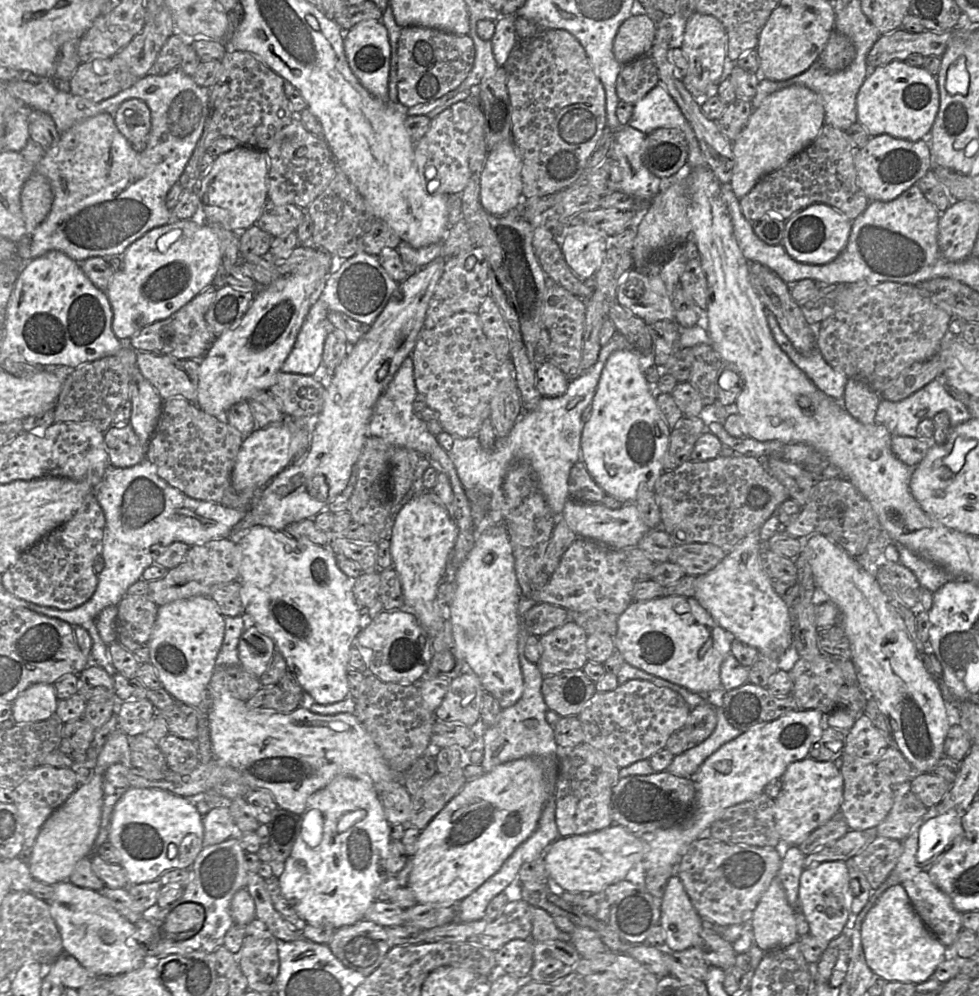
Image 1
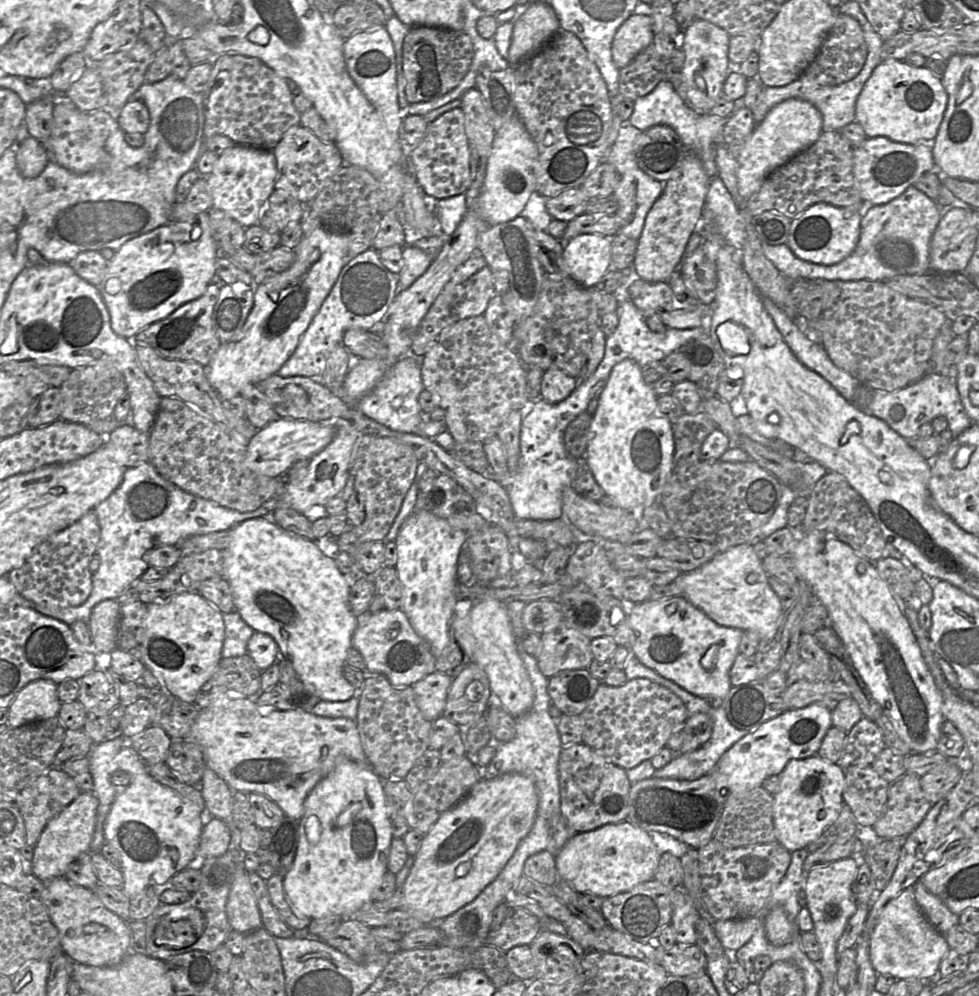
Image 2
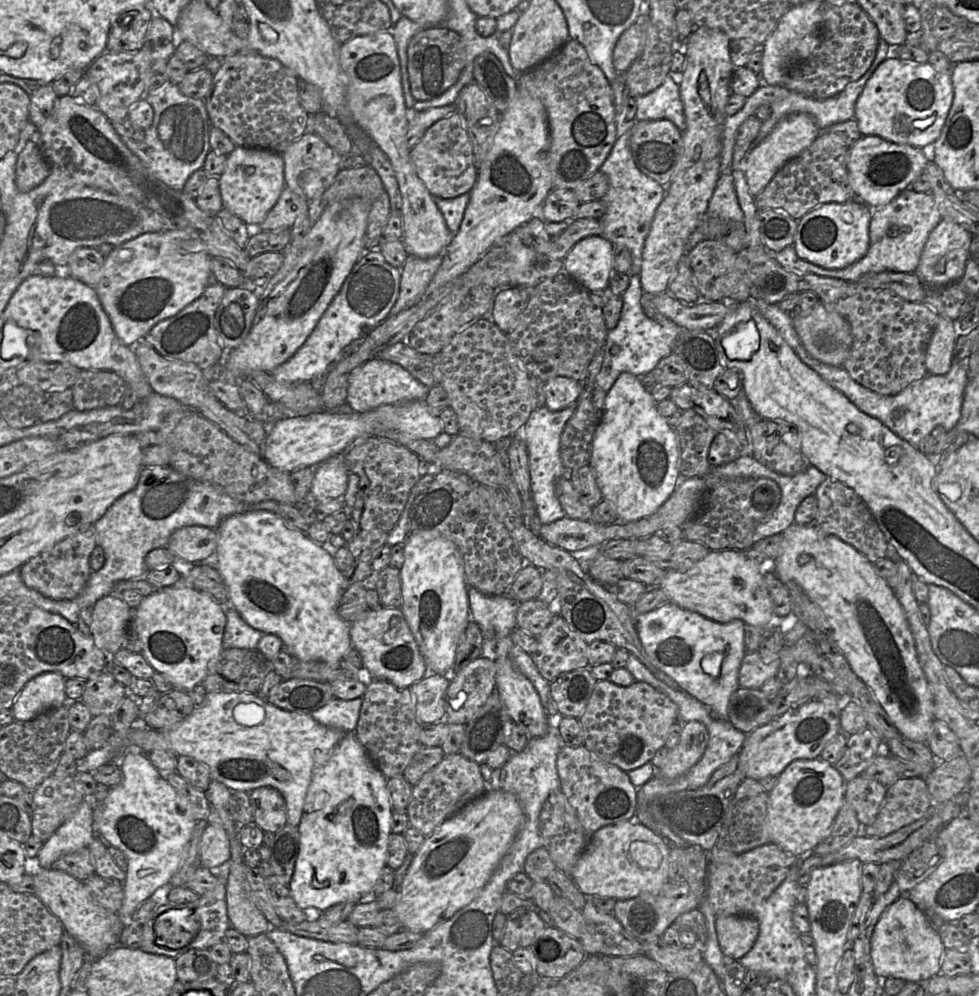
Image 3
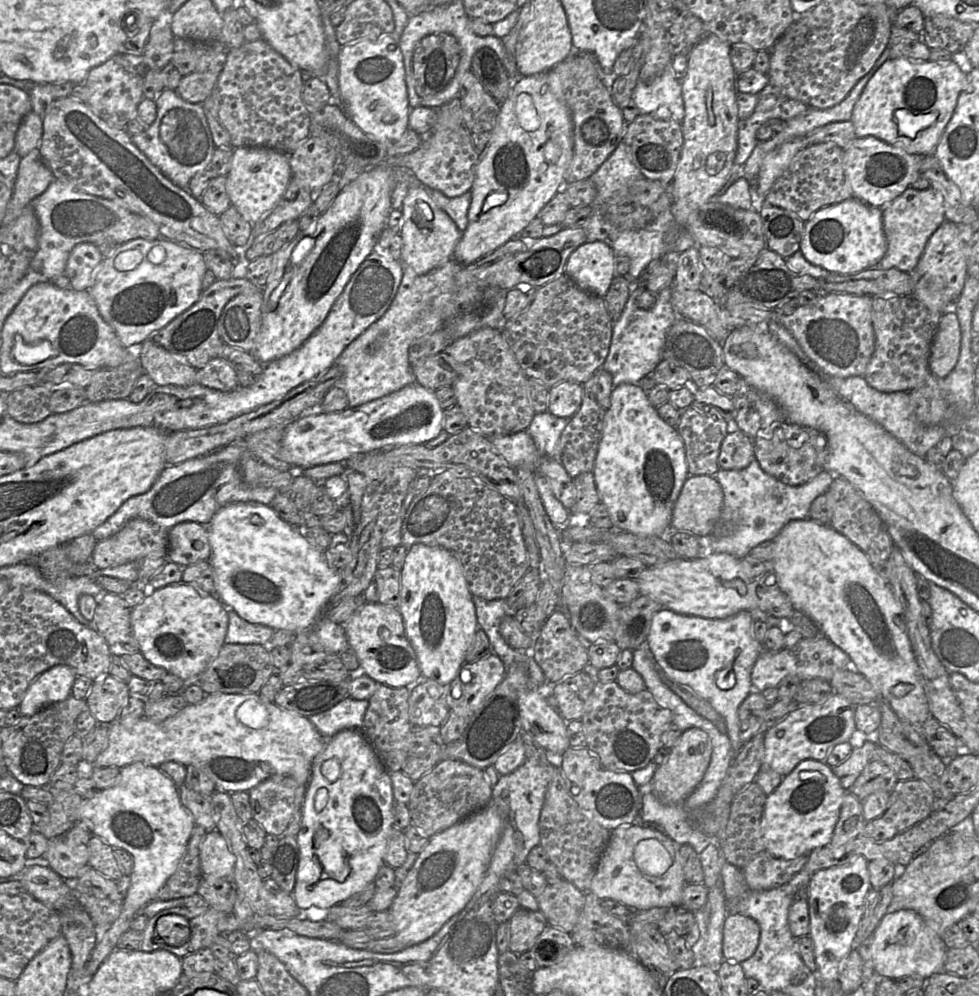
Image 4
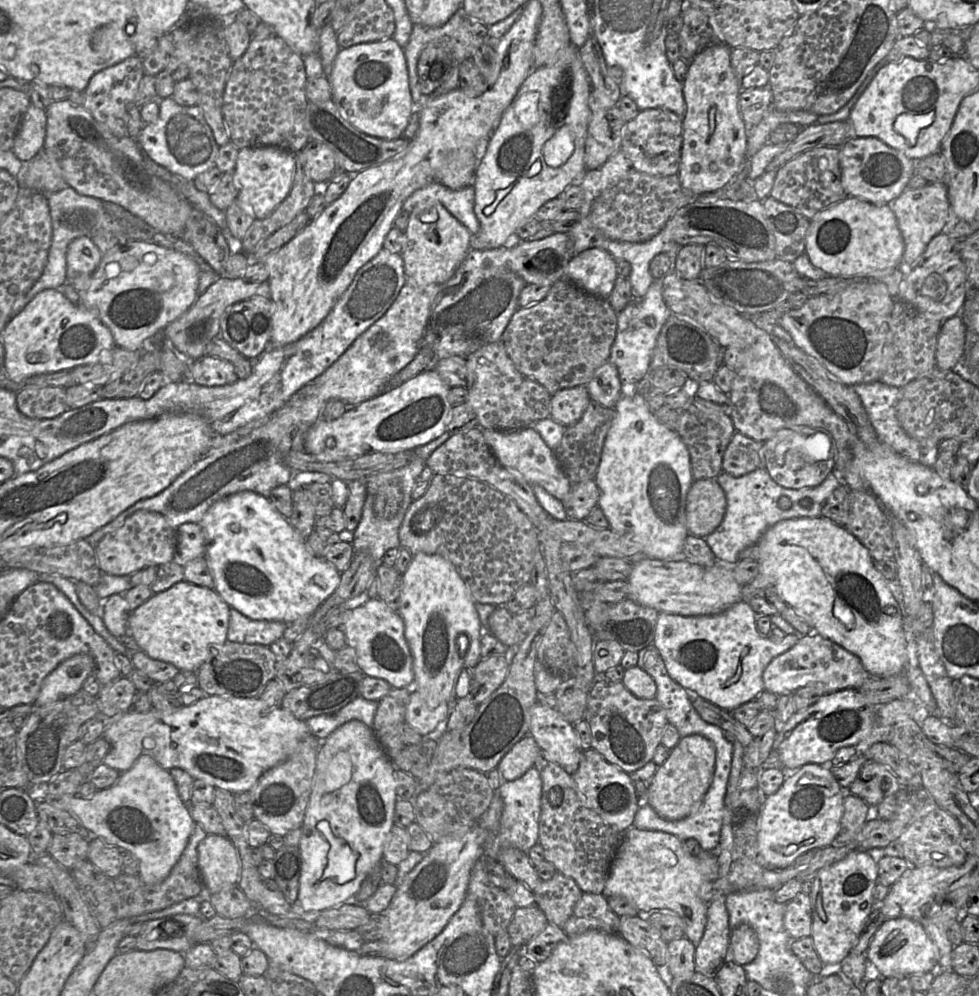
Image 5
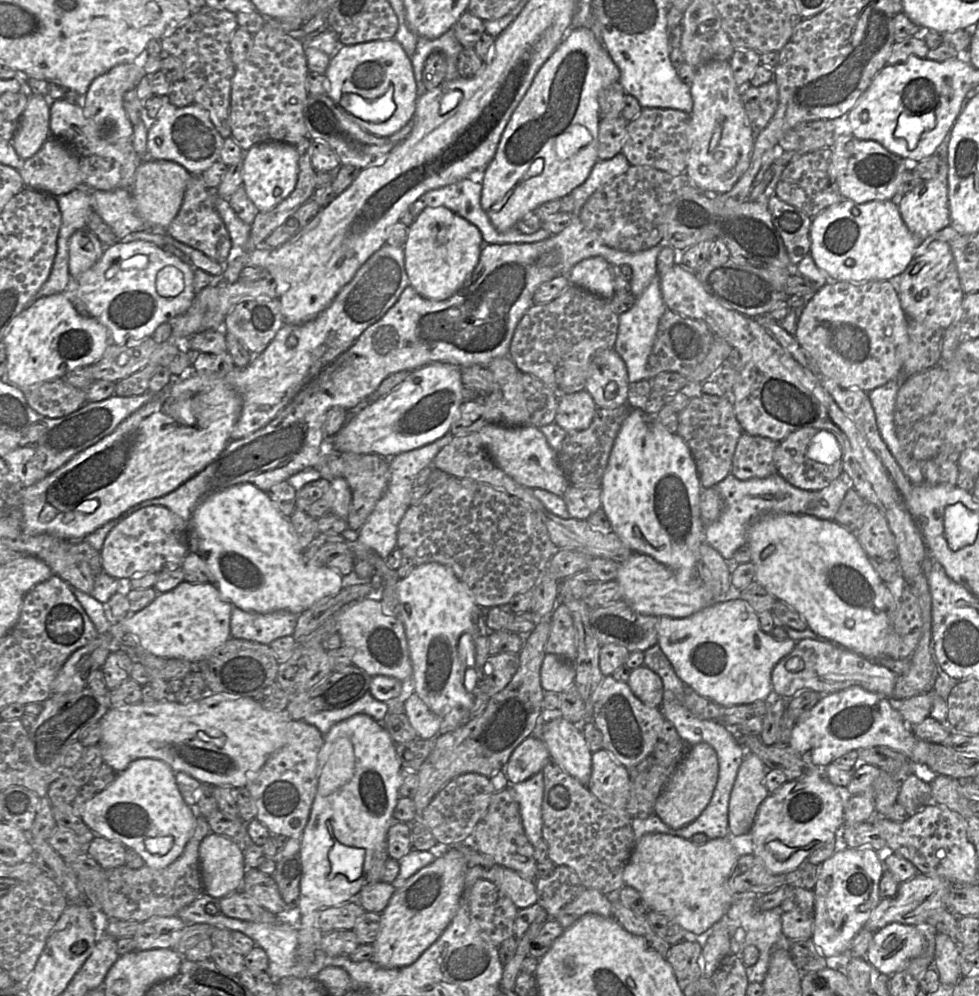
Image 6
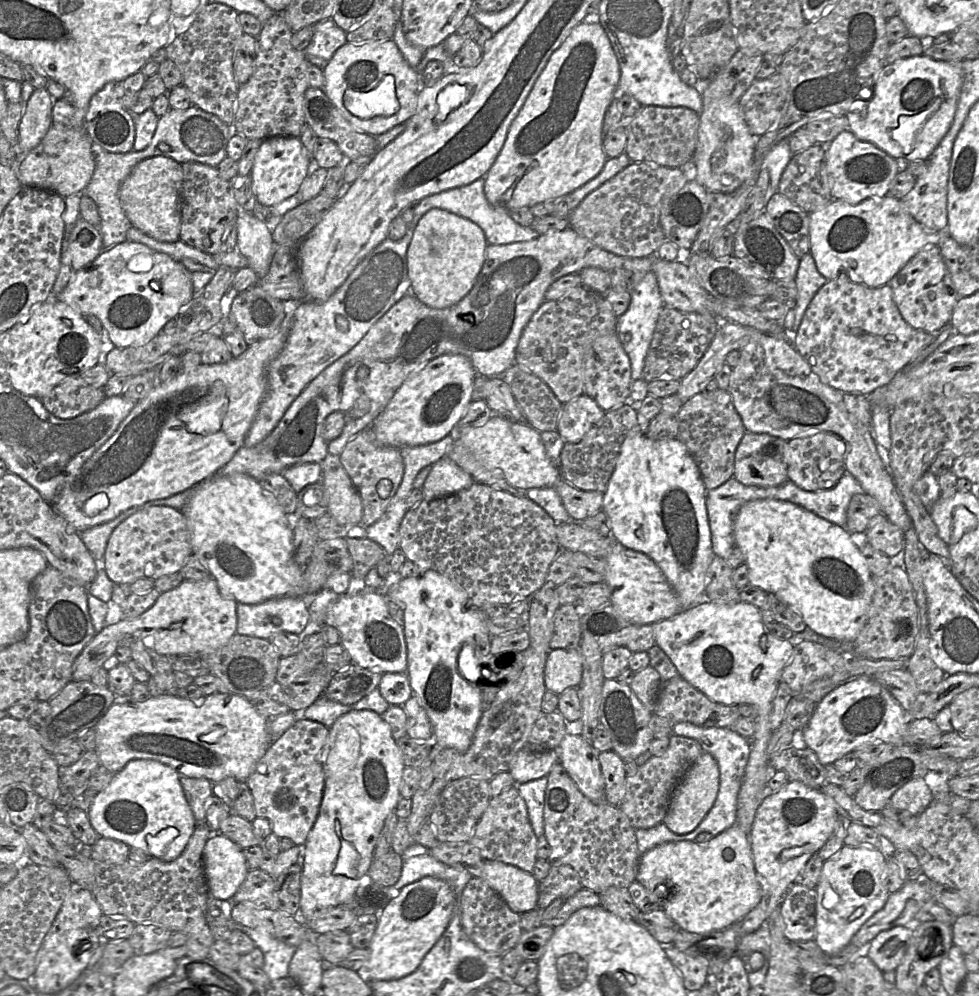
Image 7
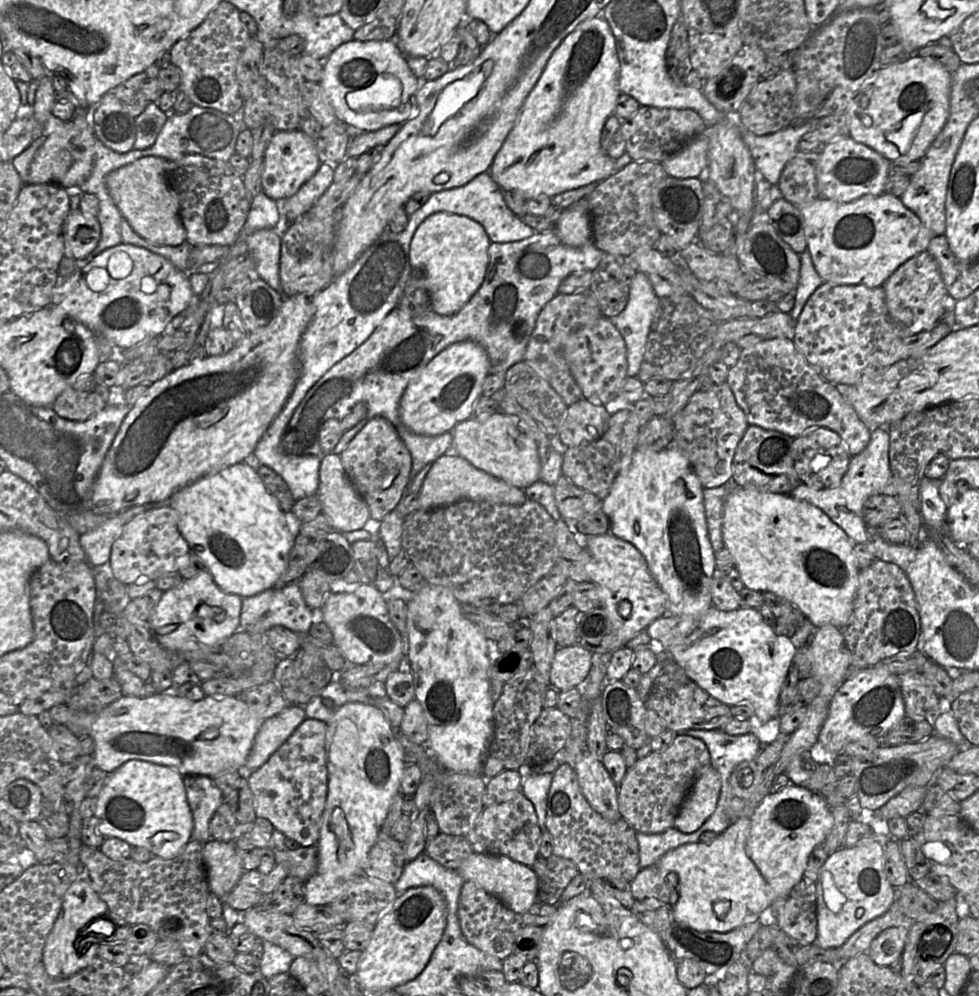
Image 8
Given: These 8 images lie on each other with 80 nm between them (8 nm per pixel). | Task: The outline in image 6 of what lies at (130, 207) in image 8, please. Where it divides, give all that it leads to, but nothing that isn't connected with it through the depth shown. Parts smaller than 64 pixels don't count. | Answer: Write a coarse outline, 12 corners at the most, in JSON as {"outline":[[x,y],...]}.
{"outline":[[168,160],[142,162],[132,195],[141,218],[165,231],[191,174]]}

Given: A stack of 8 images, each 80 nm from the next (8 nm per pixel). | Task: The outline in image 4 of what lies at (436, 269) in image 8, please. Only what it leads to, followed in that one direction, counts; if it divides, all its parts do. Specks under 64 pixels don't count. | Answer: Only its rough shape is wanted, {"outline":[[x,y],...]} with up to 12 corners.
{"outline":[[423,187],[405,196],[401,262],[426,274],[462,232]]}

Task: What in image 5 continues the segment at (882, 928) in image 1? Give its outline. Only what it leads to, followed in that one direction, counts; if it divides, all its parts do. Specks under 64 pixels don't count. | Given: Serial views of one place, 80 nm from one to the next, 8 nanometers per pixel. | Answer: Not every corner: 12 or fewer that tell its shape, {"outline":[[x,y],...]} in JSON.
{"outline":[[886,919],[866,956],[880,978],[936,971],[923,926]]}

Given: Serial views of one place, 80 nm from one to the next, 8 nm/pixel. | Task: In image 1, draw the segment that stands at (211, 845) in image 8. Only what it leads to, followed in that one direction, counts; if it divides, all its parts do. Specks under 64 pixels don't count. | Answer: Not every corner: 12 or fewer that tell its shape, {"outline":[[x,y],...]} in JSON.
{"outline":[[228,806],[203,817],[203,848],[239,836]]}

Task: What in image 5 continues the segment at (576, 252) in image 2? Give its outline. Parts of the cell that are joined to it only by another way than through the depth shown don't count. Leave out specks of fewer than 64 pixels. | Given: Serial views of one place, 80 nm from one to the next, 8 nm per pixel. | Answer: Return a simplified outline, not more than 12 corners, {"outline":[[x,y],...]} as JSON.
{"outline":[[601,248],[568,262],[565,278],[608,301],[616,259]]}

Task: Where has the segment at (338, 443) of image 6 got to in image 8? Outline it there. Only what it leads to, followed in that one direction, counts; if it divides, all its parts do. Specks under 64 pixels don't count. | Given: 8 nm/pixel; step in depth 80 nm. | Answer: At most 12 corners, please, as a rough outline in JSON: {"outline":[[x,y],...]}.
{"outline":[[480,345],[435,356],[403,393],[402,424],[436,436],[473,417]]}

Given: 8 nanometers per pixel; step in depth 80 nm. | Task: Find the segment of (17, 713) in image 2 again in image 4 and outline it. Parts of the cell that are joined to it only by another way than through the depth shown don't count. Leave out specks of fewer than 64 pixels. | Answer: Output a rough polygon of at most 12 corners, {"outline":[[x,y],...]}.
{"outline":[[68,665],[40,674],[18,706],[22,716],[71,695],[77,677]]}

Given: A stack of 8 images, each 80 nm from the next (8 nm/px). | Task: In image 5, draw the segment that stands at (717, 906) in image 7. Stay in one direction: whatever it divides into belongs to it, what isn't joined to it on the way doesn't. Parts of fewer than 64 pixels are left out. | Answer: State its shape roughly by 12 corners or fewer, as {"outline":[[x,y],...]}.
{"outline":[[630,827],[602,894],[668,911],[697,946],[718,857]]}

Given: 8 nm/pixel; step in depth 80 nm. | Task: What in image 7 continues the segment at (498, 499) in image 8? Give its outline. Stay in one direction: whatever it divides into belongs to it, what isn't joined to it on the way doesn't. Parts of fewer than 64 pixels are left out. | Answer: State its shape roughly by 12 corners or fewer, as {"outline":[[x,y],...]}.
{"outline":[[446,456],[432,465],[423,499],[470,487],[474,479]]}

